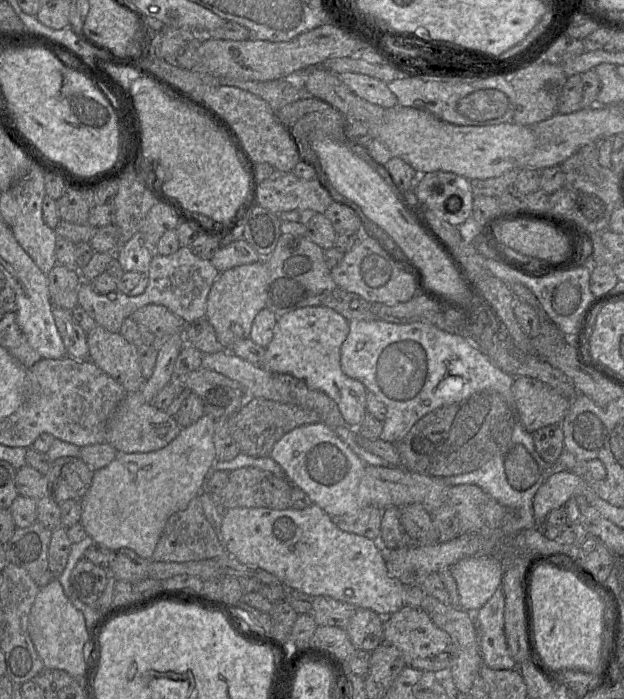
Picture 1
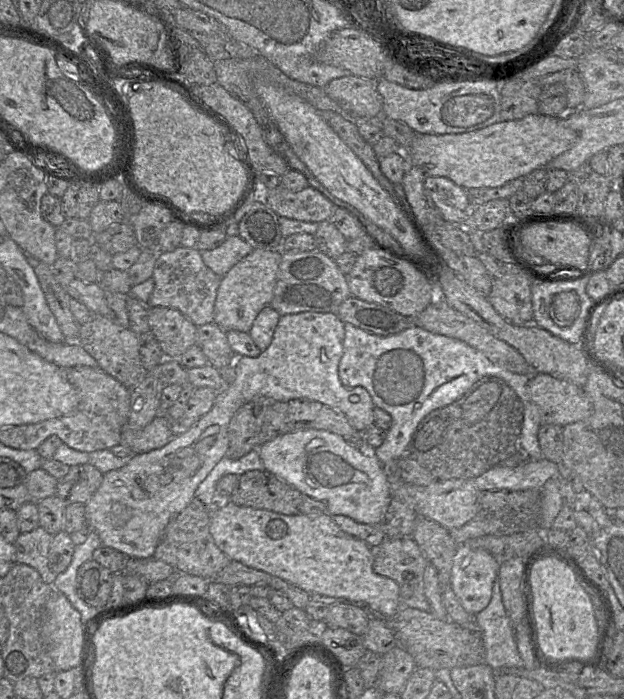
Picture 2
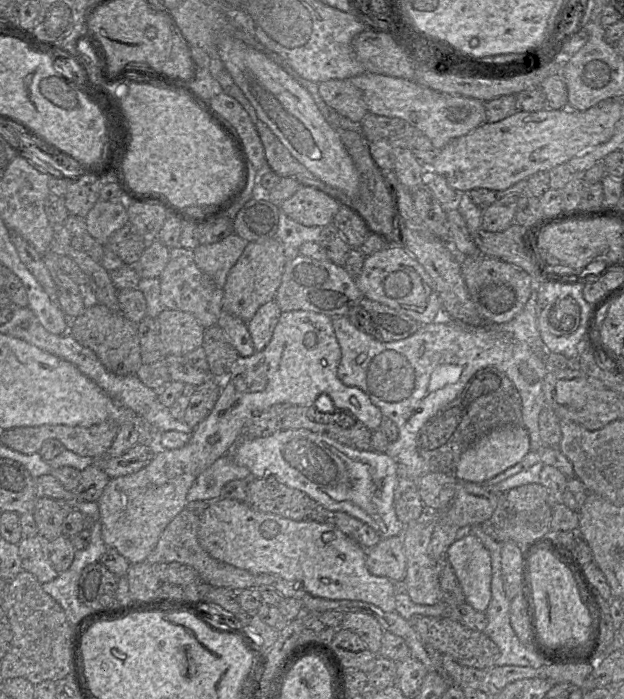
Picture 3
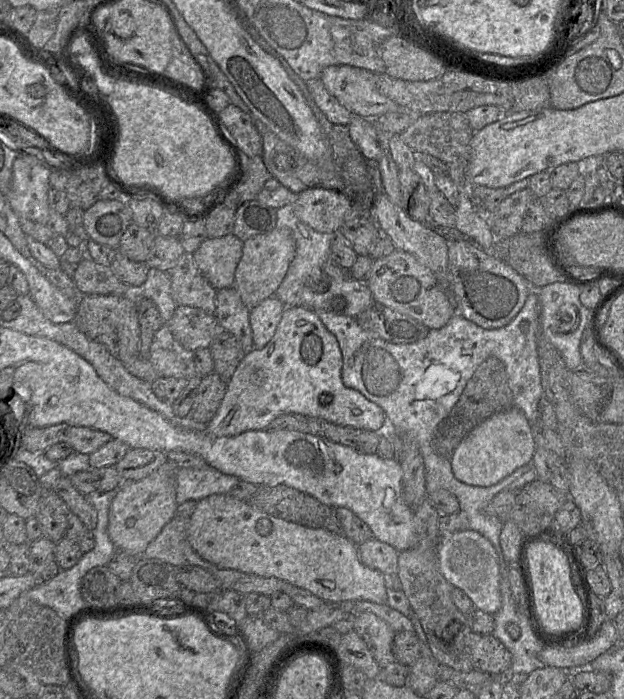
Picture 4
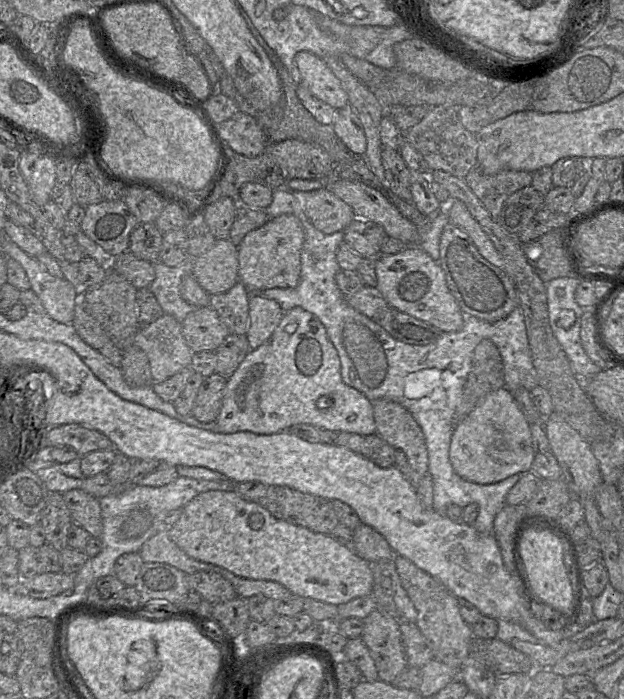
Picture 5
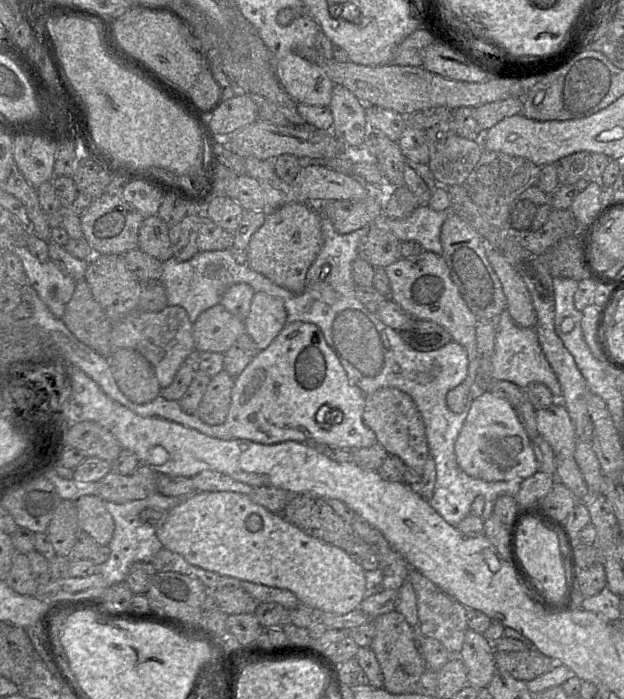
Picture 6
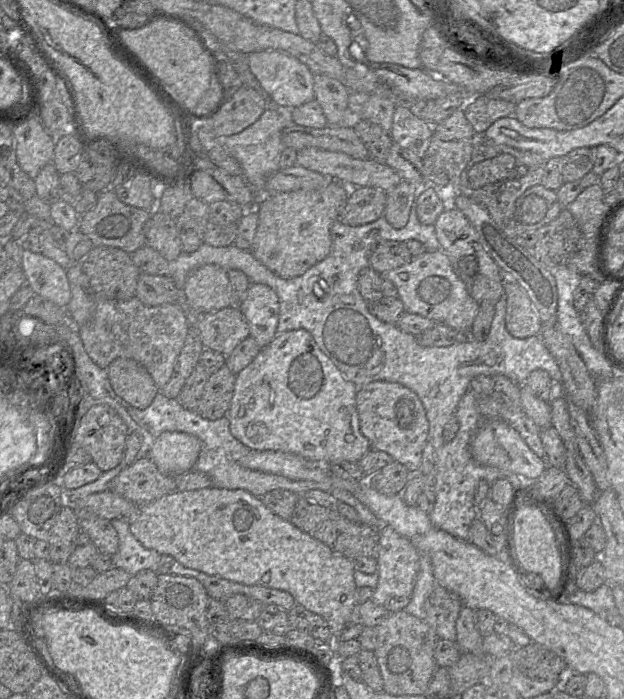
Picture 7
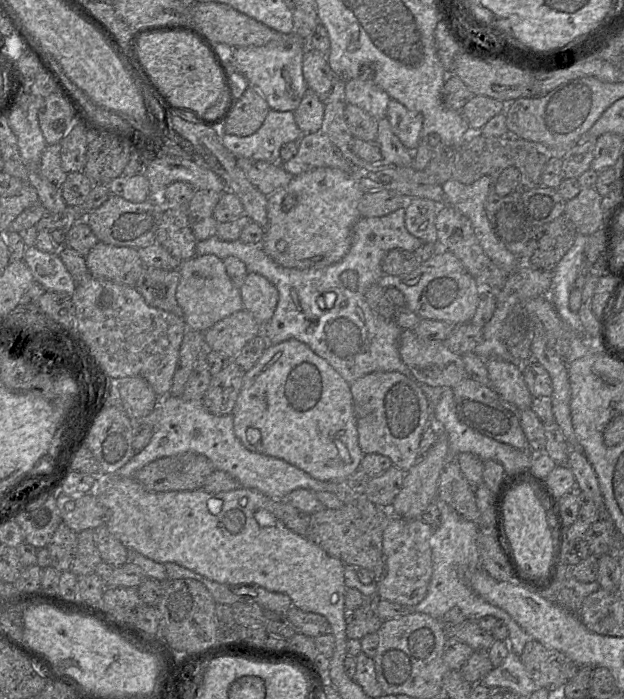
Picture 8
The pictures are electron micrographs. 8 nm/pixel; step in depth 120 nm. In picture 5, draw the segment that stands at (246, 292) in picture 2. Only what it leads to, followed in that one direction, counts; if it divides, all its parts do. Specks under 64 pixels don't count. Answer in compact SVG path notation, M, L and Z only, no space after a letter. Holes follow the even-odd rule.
M292 214L270 218L263 226L247 233L238 246L238 280L249 293L272 288L294 288L300 282L304 229Z

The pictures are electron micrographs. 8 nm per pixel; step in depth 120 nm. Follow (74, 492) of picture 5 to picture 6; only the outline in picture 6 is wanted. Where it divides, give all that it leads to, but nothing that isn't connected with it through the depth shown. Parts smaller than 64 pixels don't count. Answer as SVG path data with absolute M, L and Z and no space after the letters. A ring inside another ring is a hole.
M84 495L75 501L79 528L93 537L98 545L109 545L115 530L105 500L98 495Z

